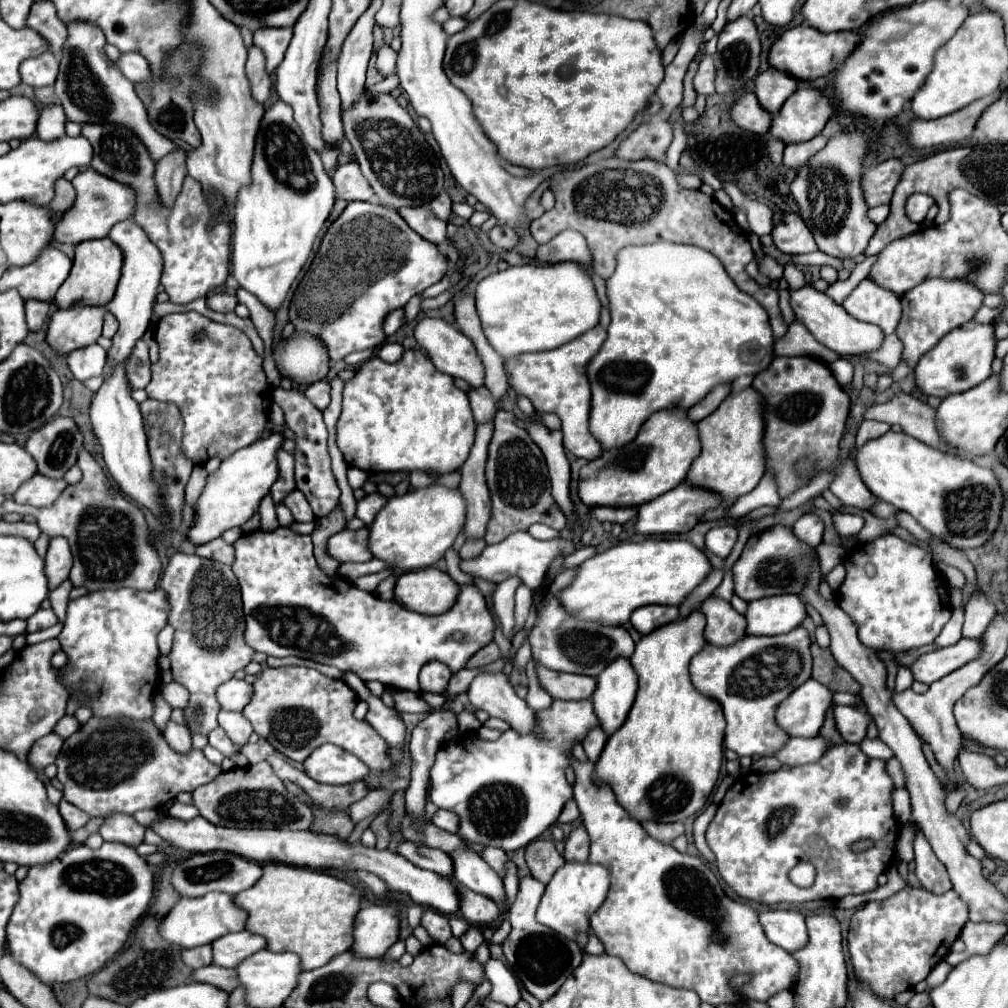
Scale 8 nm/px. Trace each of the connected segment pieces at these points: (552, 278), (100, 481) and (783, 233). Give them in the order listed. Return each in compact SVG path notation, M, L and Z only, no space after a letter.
M565 261L565 263L557 263L557 265L549 265L549 267L533 267L533 265L509 267L505 271L485 277L483 281L477 283L475 307L477 307L477 315L481 319L487 341L505 359L507 355L555 349L555 347L583 335L585 331L589 331L591 327L595 327L599 323L601 303L597 299L591 279L579 269L579 265L575 261Z
M81 449L77 459L83 479L77 485L69 485L51 507L19 507L19 513L33 515L43 533L49 537L67 537L73 551L71 583L73 587L85 587L87 591L103 589L137 589L153 591L161 575L161 559L151 543L149 525L139 505L131 503L121 491L107 479L103 467Z
M783 213L783 219L773 227L773 241L775 247L787 255L811 253L817 251L817 243L813 233L805 225L799 213Z

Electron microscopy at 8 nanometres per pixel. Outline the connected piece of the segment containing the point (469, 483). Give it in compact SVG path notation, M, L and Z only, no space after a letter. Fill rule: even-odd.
M493 421L477 425L475 445L471 449L469 459L461 467L463 479L459 491L467 503L467 523L465 523L467 539L483 537L491 517L491 499L485 483L485 461L491 437L493 437Z

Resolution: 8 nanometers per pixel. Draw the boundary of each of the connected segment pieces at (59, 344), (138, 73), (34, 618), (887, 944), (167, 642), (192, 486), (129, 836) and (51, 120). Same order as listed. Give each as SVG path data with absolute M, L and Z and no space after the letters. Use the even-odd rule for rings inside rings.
M73 305L69 309L59 309L49 323L47 343L59 351L69 353L79 347L87 347L101 335L105 317L105 307Z
M121 53L121 57L115 61L115 67L127 79L131 79L131 83L145 81L151 73L151 67L149 67L147 59L143 59L143 55L139 55L139 53Z
M39 609L35 615L31 615L27 619L27 633L47 629L47 627L51 627L55 623L57 623L57 615L53 613L53 609Z
M905 887L899 893L891 895L889 899L869 901L851 917L851 925L849 925L847 943L849 943L853 971L857 973L859 979L869 983L869 987L879 997L893 999L901 991L913 989L919 981L927 979L931 969L951 953L951 945L959 937L967 919L969 919L969 905L953 889L941 895L933 895L925 889Z
M165 625L157 637L159 641L159 649L163 655L167 655L171 651L171 643L173 643L173 627L171 625Z
M195 465L195 467L193 467L193 473L191 473L191 479L189 479L187 487L185 487L185 499L187 499L191 505L195 505L197 499L201 497L205 483L207 483L207 471L205 471L205 467Z
M125 813L107 815L99 829L99 835L103 837L103 841L127 843L131 847L137 847L139 843L143 843L143 833L145 833L145 827Z
M59 103L43 107L39 123L37 123L37 135L43 141L57 139L57 137L61 137L65 133L63 131L65 129L65 121L67 121L67 117L63 115L63 107L59 107Z

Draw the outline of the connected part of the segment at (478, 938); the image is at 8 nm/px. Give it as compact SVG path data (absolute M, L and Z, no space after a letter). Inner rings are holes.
M471 925L471 927L461 935L461 943L463 943L465 951L469 951L469 953L473 953L483 941L485 941L485 939L483 939L483 933L481 933L479 925Z

